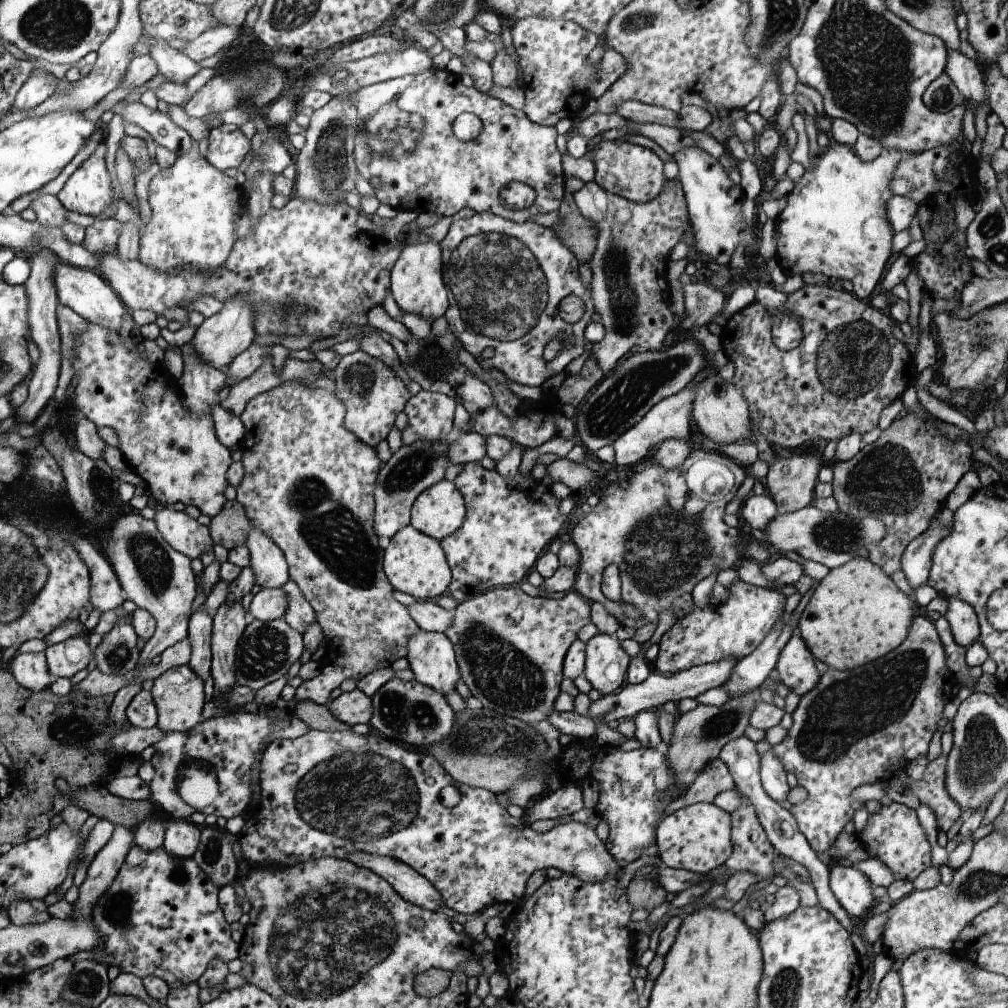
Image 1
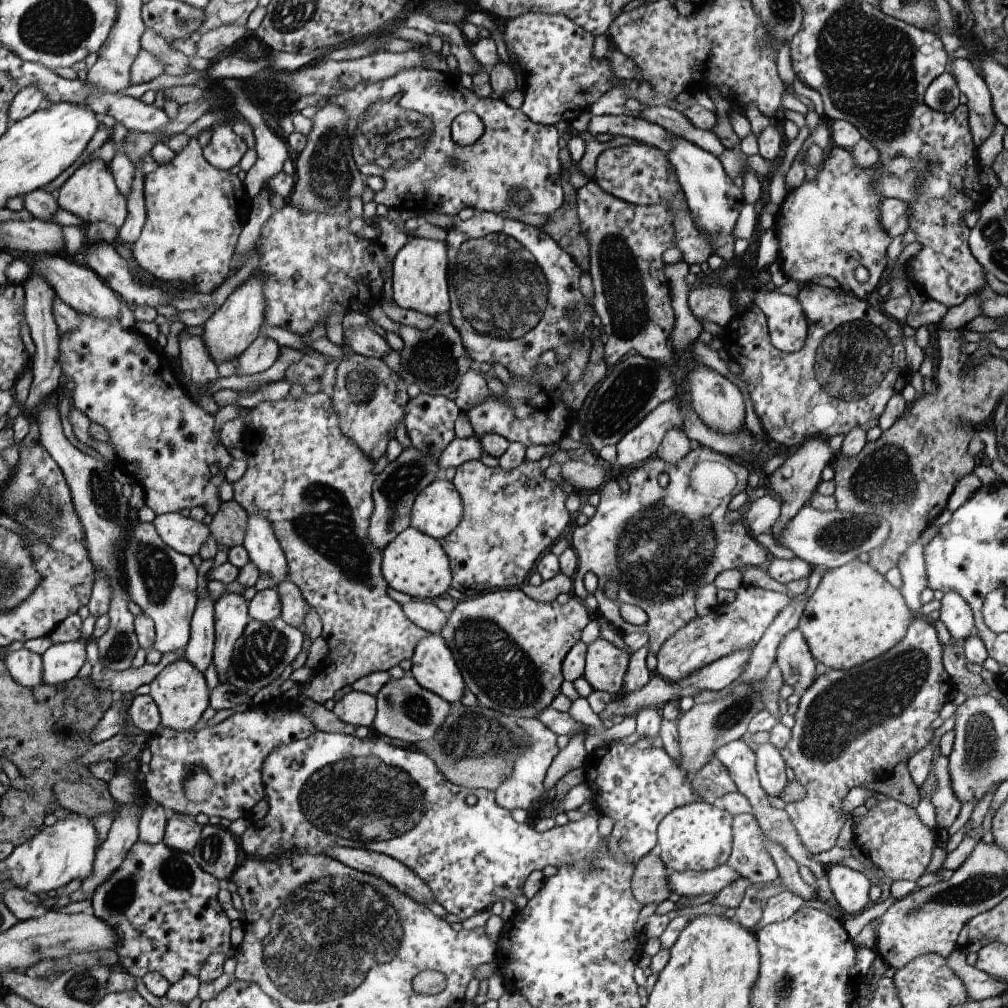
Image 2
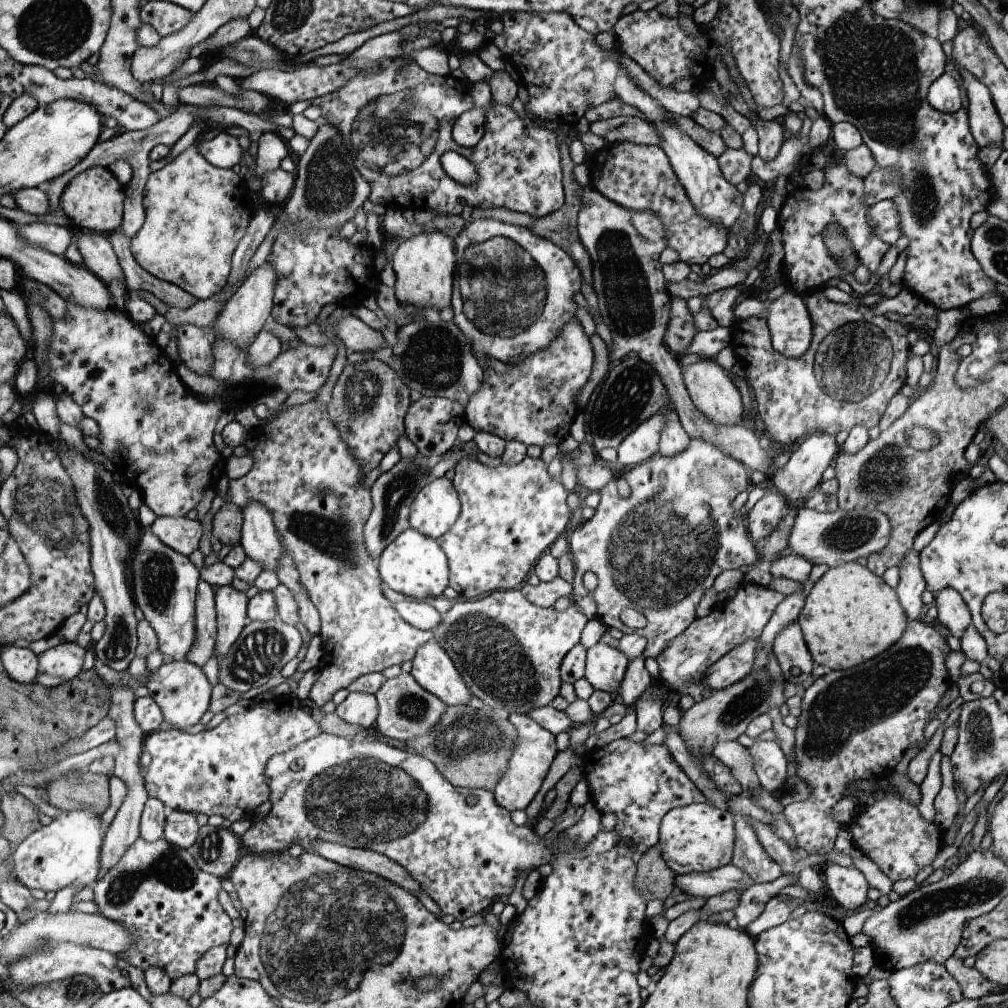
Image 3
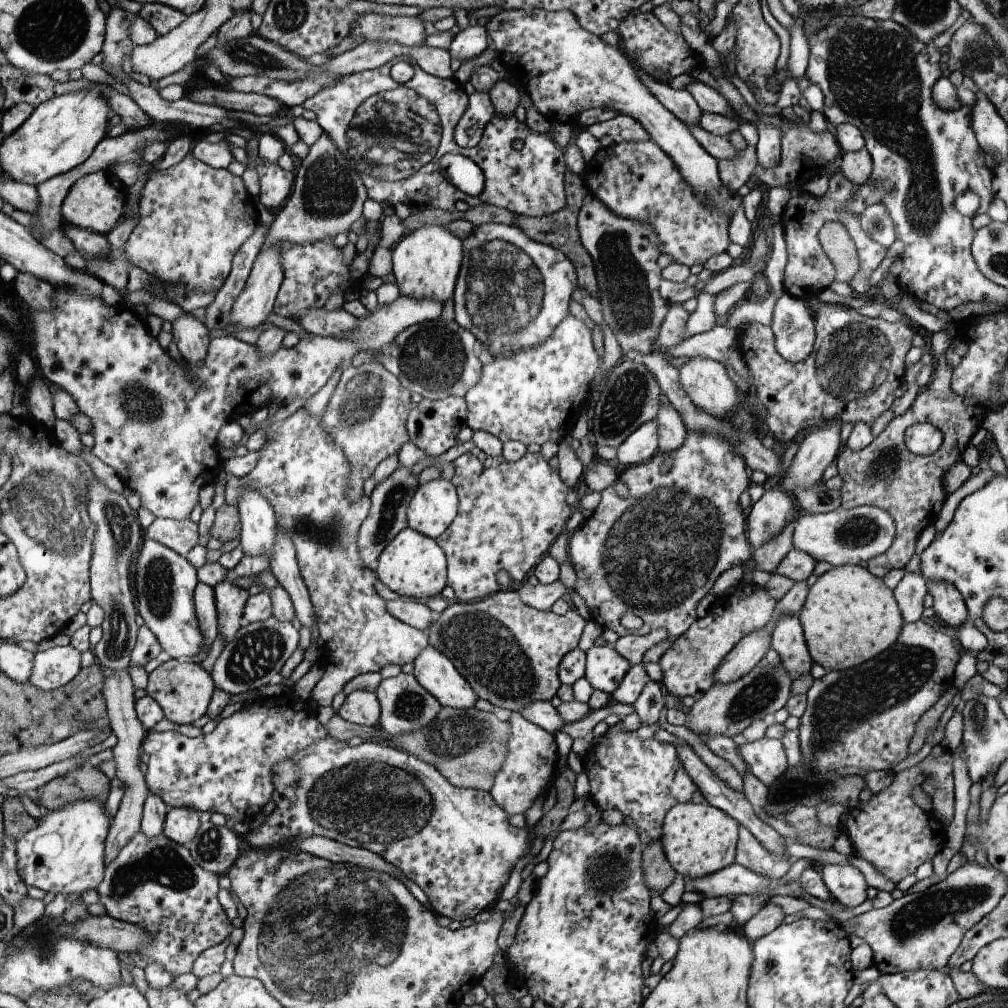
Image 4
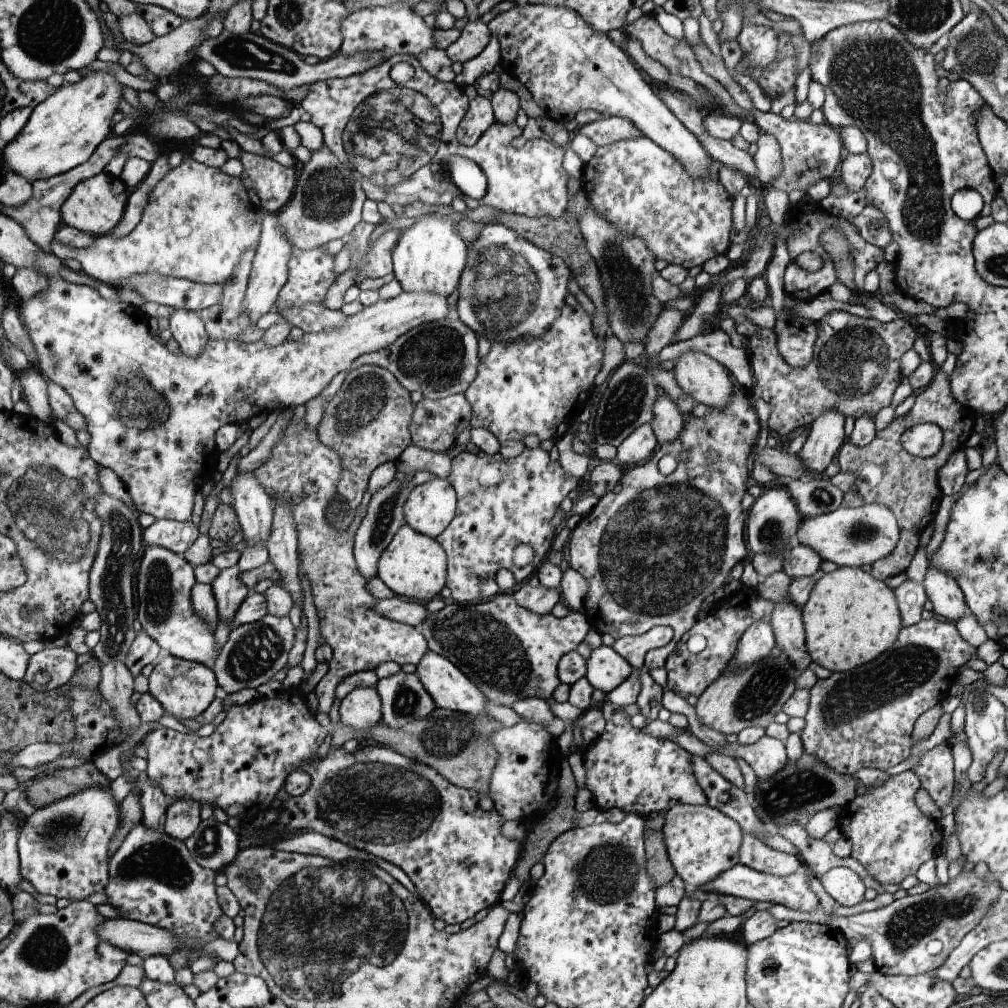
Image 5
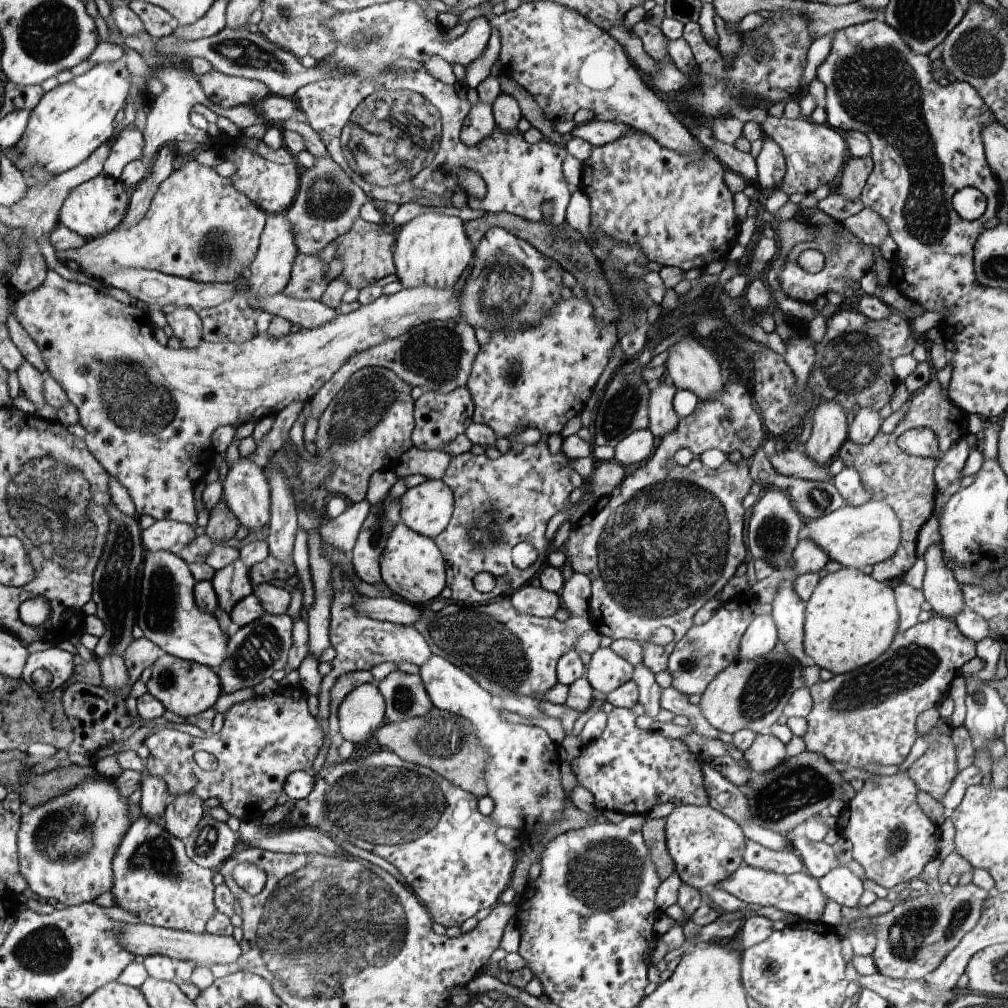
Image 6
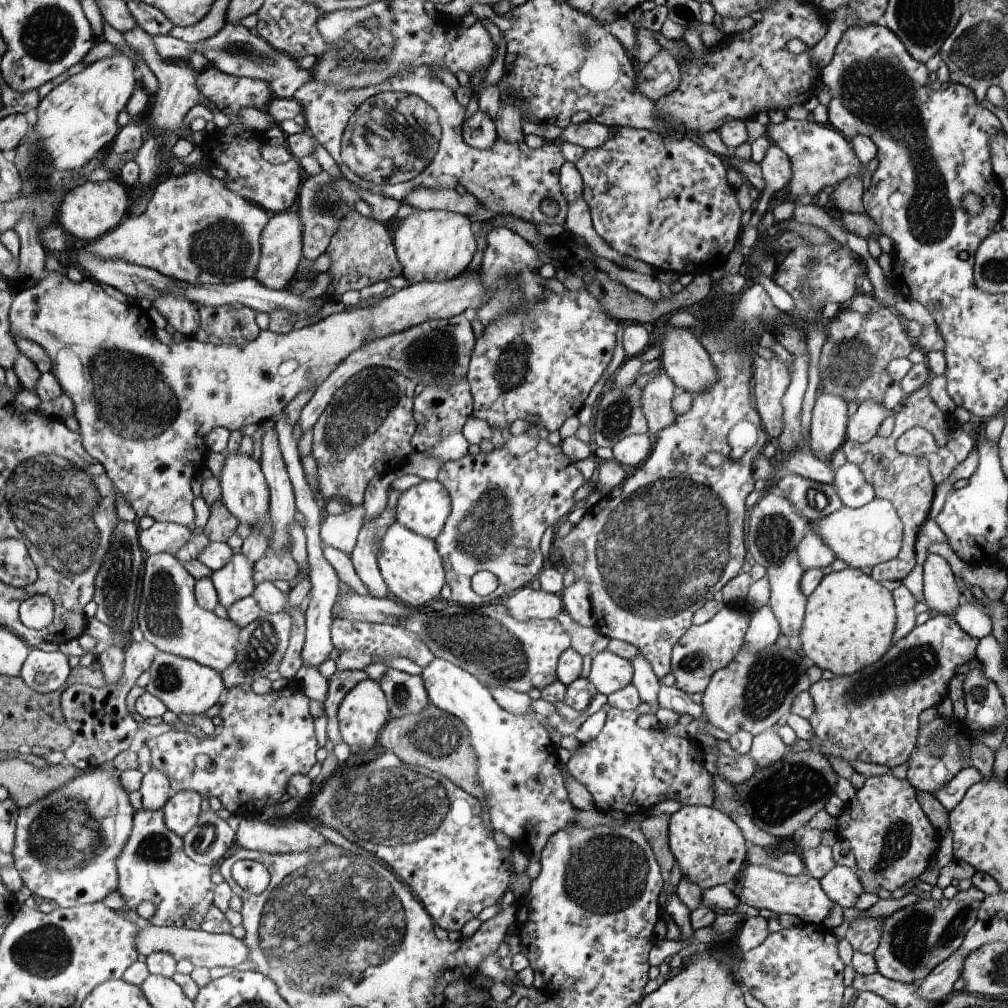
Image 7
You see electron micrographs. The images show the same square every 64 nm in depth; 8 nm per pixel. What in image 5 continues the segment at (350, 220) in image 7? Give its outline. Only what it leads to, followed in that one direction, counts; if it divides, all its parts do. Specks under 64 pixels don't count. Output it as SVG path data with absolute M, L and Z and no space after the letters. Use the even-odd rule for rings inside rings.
M362 220L354 227L350 236L344 240L344 248L350 250L352 256L350 268L358 270L356 264L362 262L362 270L360 270L357 277L357 284L366 278L384 278L384 276L392 274L392 257L394 256L392 250L395 250L394 246L396 246L396 243L399 241L400 230L390 228L372 244L372 234L374 234L375 227L375 225Z

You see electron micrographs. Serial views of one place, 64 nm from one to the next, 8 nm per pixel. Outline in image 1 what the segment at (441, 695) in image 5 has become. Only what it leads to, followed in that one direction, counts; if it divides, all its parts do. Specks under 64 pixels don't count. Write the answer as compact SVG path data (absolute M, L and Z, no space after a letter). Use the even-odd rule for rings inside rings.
M420 629L407 642L407 656L415 679L443 695L456 691L458 654L446 633Z

